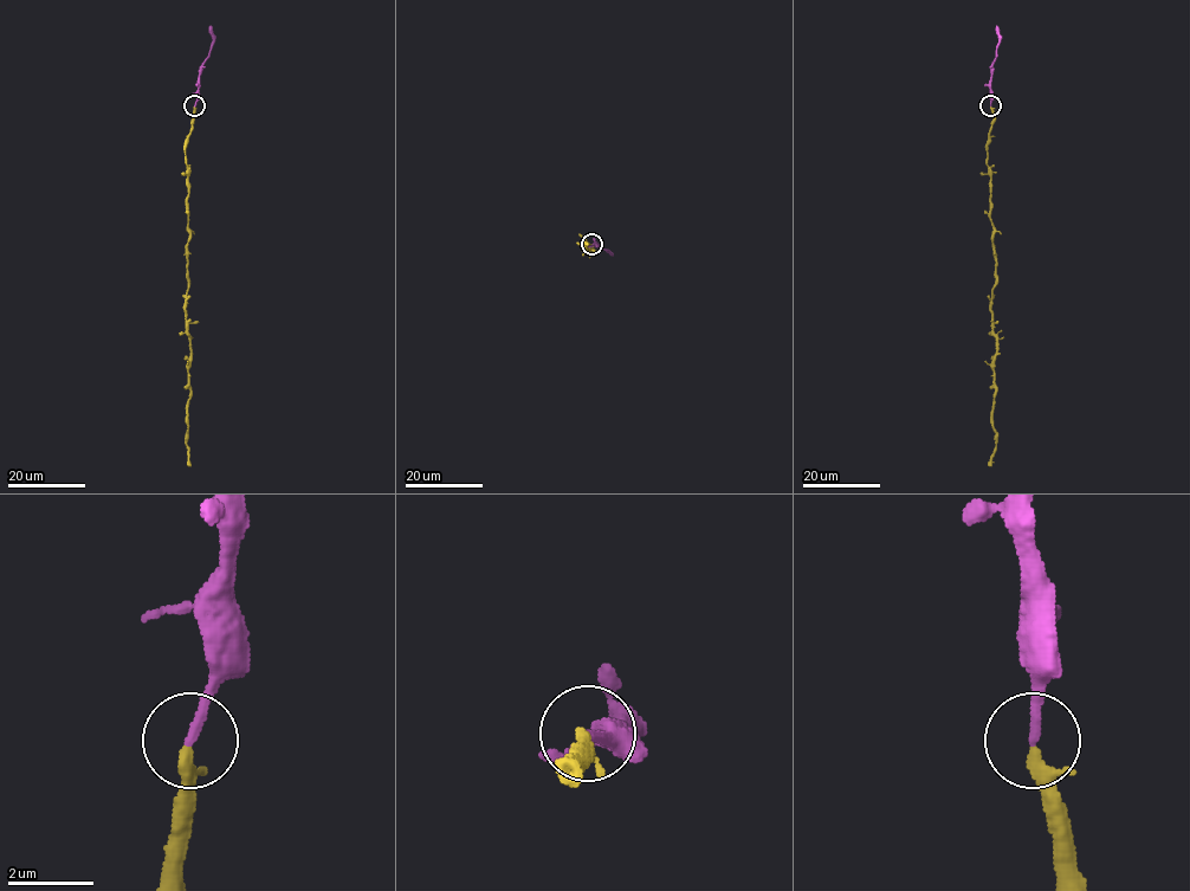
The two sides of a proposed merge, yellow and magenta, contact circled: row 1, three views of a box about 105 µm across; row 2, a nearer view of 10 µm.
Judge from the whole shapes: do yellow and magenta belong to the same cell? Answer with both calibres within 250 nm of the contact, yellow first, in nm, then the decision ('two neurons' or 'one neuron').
240/220 nm | one neuron

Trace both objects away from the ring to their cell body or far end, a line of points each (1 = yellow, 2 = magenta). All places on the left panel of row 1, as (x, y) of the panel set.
1: (195, 107), (185, 148), (189, 241), (185, 318), (191, 341), (186, 447), (191, 466)
2: (195, 105), (200, 66), (208, 56), (212, 42), (209, 26)

